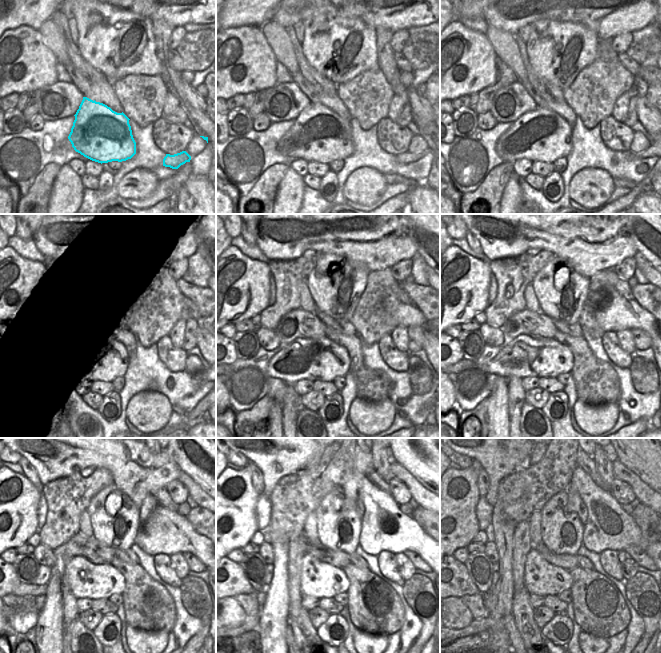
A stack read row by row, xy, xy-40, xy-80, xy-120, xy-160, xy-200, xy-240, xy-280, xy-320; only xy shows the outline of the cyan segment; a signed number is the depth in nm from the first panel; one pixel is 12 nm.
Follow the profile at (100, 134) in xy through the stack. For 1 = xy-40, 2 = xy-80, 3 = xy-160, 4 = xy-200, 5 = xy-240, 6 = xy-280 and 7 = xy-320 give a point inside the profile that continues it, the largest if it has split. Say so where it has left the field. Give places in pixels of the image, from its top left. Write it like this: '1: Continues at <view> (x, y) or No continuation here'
1: Continues at xy-40 (318, 134)
2: Continues at xy-80 (542, 135)
3: Continues at xy-160 (322, 359)
4: Continues at xy-200 (525, 356)
5: Continues at xy-240 (86, 579)
6: Continues at xy-280 (318, 579)
7: Continues at xy-320 (540, 577)

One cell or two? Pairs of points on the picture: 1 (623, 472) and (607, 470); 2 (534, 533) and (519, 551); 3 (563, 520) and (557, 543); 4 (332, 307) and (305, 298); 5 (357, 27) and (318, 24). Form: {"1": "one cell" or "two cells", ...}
{"1": "two cells", "2": "two cells", "3": "one cell", "4": "two cells", "5": "one cell"}

